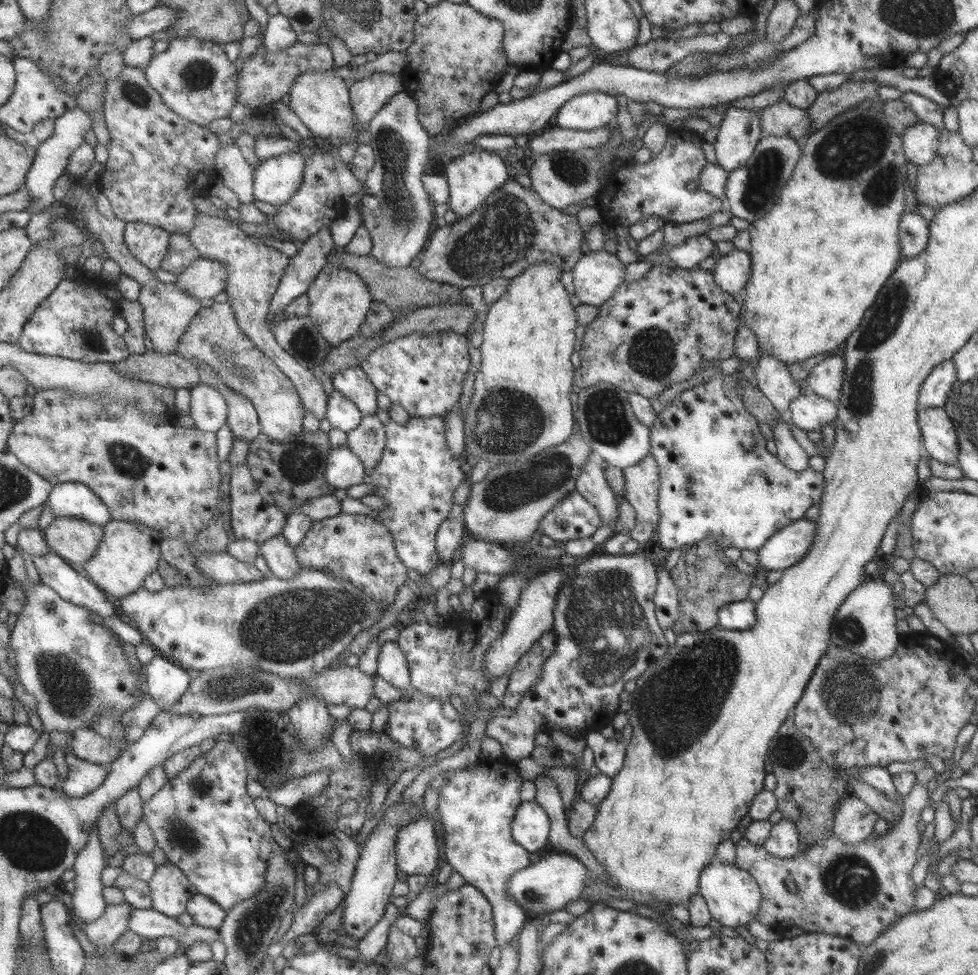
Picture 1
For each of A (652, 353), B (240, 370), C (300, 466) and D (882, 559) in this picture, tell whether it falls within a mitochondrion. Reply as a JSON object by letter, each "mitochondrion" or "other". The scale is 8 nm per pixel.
{"A":"mitochondrion","B":"mitochondrion","C":"mitochondrion","D":"other"}

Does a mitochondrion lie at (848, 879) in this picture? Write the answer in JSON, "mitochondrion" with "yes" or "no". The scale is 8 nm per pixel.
{"mitochondrion":"yes"}

